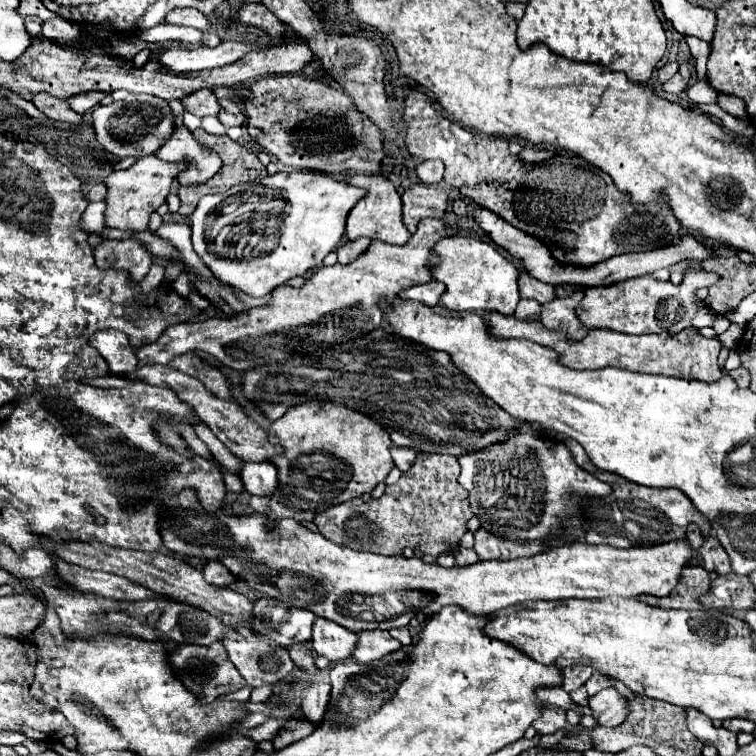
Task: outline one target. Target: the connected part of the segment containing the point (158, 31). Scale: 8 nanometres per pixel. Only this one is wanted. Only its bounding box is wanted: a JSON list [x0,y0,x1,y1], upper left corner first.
[137,23,202,44]

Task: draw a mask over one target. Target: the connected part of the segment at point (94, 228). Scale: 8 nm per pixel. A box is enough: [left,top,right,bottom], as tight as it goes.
[81,203,105,233]

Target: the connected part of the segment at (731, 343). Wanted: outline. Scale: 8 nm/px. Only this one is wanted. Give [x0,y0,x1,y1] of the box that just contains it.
[717,323,743,349]

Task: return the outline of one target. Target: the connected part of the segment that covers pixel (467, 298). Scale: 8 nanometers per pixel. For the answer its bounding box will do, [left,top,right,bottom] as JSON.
[427,235,521,315]

